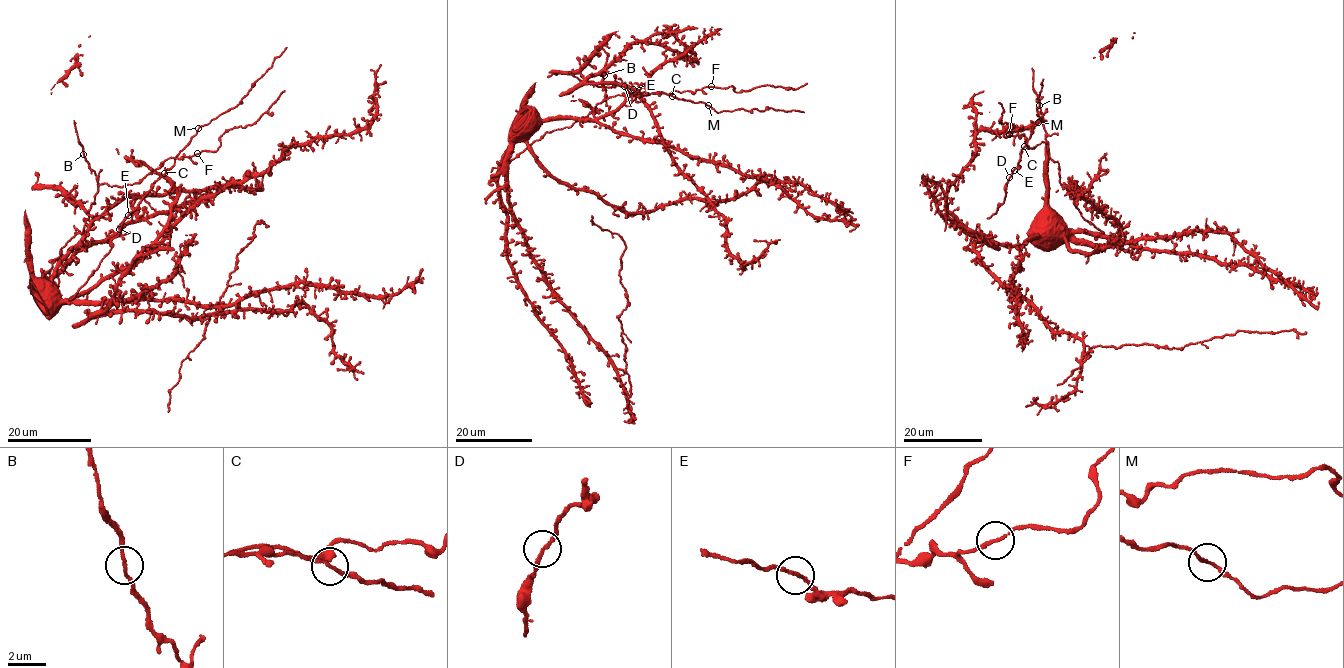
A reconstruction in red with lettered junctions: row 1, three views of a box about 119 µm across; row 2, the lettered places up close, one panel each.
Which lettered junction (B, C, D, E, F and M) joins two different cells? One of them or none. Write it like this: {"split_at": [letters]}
{"split_at": []}

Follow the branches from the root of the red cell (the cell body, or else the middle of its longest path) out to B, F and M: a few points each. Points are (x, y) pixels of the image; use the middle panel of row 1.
B: (519, 223), (508, 189), (498, 185), (499, 169), (546, 132), (570, 127), (590, 113), (606, 94), (604, 76)
F: (519, 223), (508, 189), (498, 185), (499, 169), (546, 132), (570, 127), (612, 96), (693, 92), (711, 86)
M: (519, 223), (508, 189), (498, 185), (499, 169), (546, 132), (570, 127), (618, 94), (661, 92), (708, 105)

